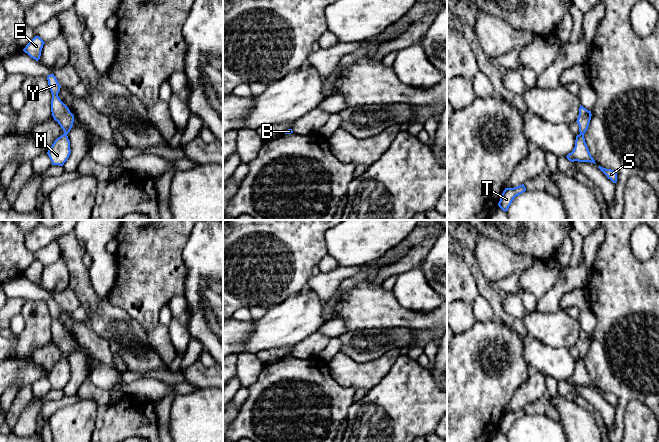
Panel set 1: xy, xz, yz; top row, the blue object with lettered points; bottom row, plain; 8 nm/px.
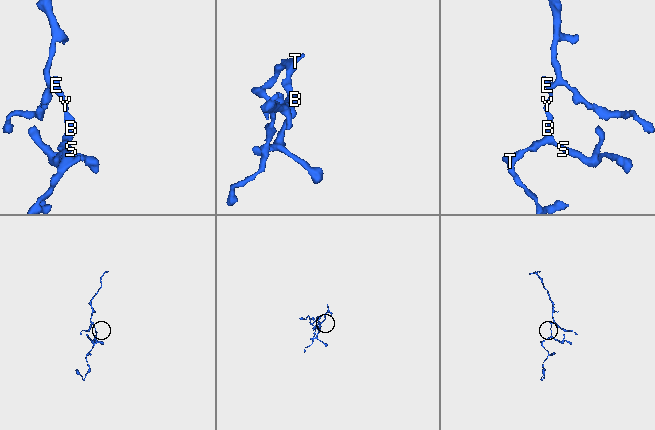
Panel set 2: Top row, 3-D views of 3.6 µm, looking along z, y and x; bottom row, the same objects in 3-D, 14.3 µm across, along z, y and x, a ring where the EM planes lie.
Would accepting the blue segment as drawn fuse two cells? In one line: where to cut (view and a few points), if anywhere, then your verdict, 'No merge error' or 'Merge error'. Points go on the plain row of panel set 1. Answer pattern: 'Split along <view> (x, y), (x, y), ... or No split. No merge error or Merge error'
Split along yz (580, 357), (583, 359). Merge error

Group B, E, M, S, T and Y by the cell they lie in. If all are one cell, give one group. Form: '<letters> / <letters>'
B E Y / M S T

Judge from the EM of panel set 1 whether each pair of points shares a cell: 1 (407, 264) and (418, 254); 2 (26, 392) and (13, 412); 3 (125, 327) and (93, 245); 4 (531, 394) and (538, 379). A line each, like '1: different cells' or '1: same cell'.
1: same cell
2: same cell
3: different cells
4: same cell

